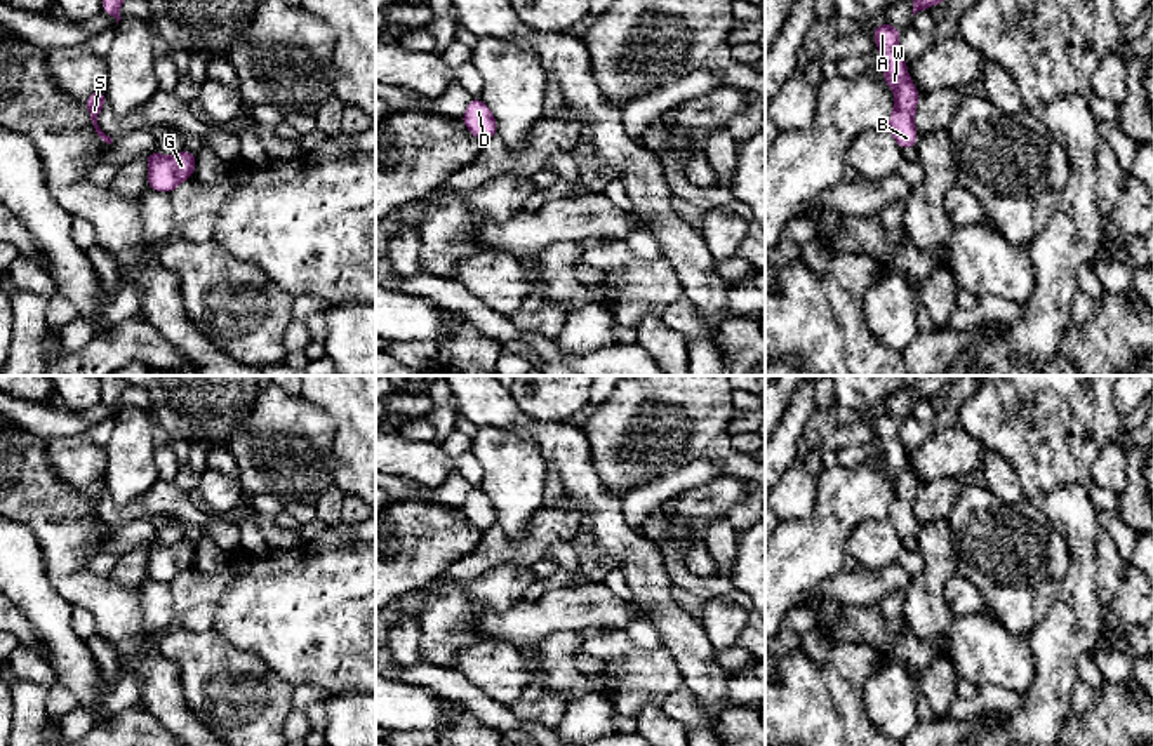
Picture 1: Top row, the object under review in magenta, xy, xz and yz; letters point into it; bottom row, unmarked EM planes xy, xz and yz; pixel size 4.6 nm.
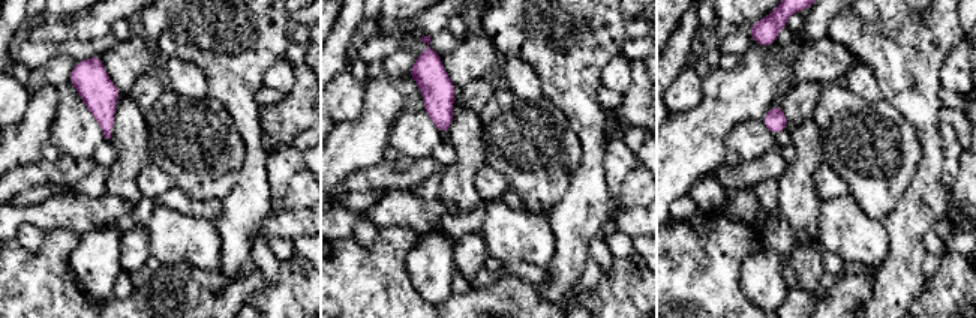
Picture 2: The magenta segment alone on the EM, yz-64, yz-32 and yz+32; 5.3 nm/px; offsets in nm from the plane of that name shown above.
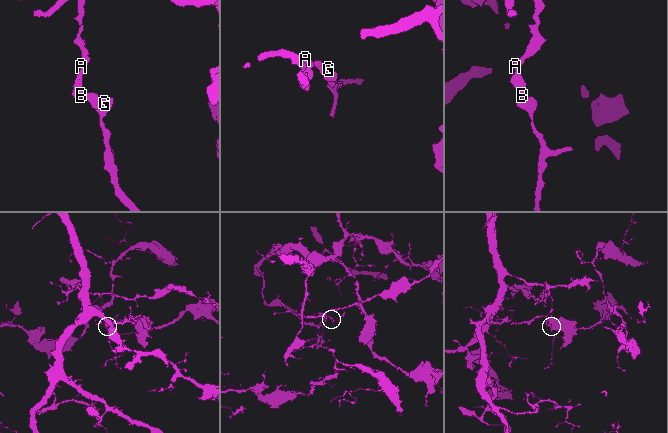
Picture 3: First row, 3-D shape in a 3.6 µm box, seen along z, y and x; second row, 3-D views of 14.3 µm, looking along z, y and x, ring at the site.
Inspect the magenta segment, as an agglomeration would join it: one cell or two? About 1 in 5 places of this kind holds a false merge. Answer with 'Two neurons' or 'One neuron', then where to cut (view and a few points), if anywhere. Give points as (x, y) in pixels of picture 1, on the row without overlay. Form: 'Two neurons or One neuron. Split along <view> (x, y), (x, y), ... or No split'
One neuron. No split

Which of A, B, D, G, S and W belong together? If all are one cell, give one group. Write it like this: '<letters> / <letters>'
A B D G S W

